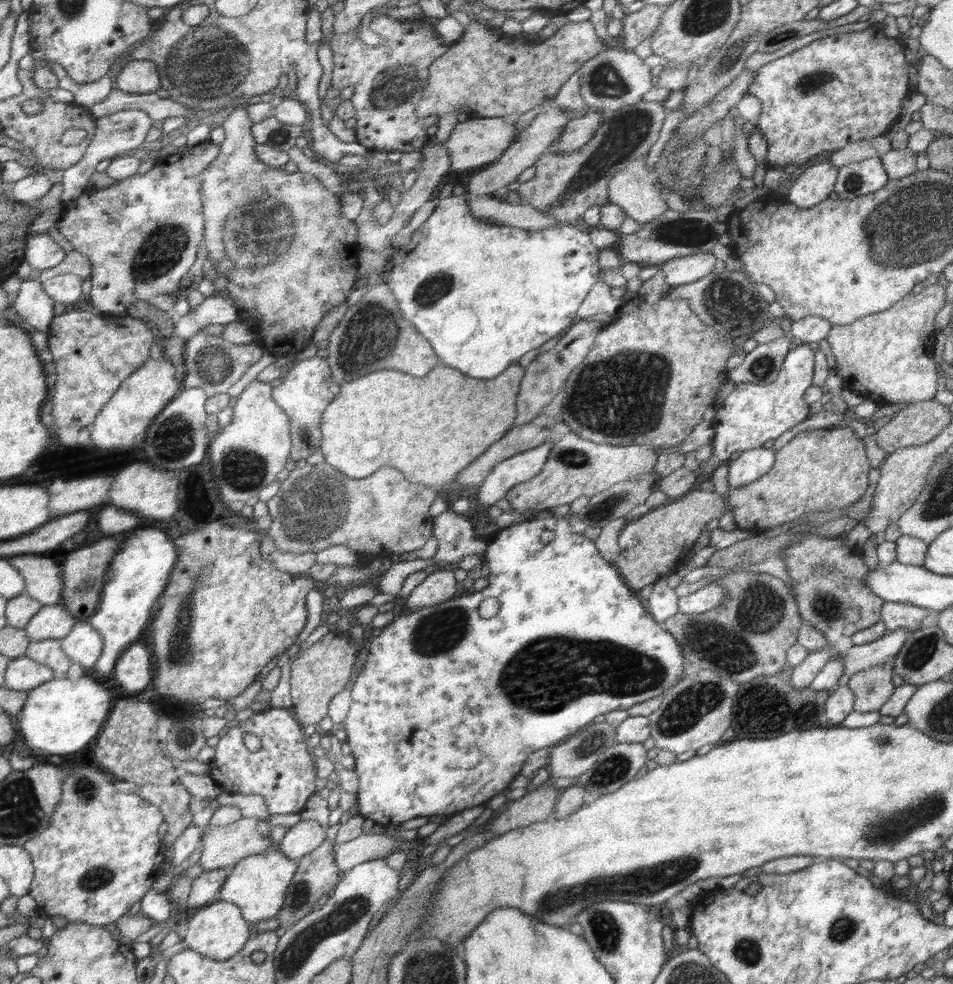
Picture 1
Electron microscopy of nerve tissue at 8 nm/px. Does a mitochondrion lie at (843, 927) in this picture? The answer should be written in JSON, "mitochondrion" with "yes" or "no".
{"mitochondrion":"yes"}

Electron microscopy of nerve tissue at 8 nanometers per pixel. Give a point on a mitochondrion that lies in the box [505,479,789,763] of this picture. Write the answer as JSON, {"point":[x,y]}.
{"point":[729,647]}

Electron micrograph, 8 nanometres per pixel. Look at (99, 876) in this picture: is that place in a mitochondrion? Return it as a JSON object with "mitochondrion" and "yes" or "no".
{"mitochondrion":"yes"}

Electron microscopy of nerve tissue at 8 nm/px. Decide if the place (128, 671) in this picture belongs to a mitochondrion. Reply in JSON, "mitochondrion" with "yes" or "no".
{"mitochondrion":"no"}

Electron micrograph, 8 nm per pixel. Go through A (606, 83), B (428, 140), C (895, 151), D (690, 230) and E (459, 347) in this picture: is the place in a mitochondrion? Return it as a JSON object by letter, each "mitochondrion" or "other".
{"A":"mitochondrion","B":"other","C":"other","D":"mitochondrion","E":"other"}

